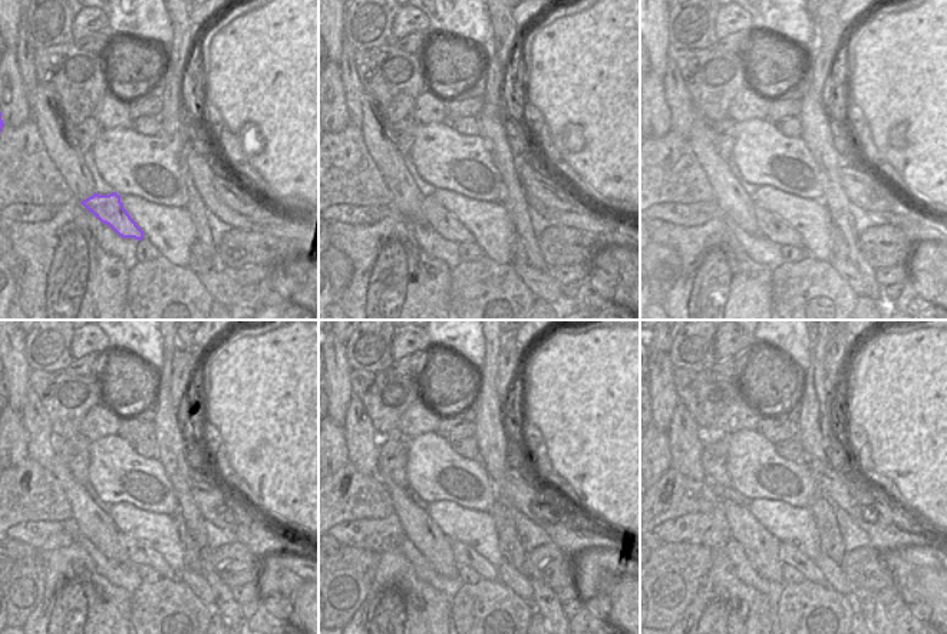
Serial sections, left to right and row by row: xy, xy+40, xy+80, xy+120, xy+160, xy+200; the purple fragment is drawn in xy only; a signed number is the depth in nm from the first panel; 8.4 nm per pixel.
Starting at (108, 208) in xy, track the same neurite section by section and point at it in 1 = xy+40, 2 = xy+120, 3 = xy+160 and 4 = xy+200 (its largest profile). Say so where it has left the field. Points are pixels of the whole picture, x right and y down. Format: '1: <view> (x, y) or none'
1: xy+40 (445, 224)
2: xy+120 (138, 552)
3: xy+160 (464, 554)
4: xy+200 (788, 554)

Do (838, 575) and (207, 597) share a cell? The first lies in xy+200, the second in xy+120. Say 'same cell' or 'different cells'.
same cell

